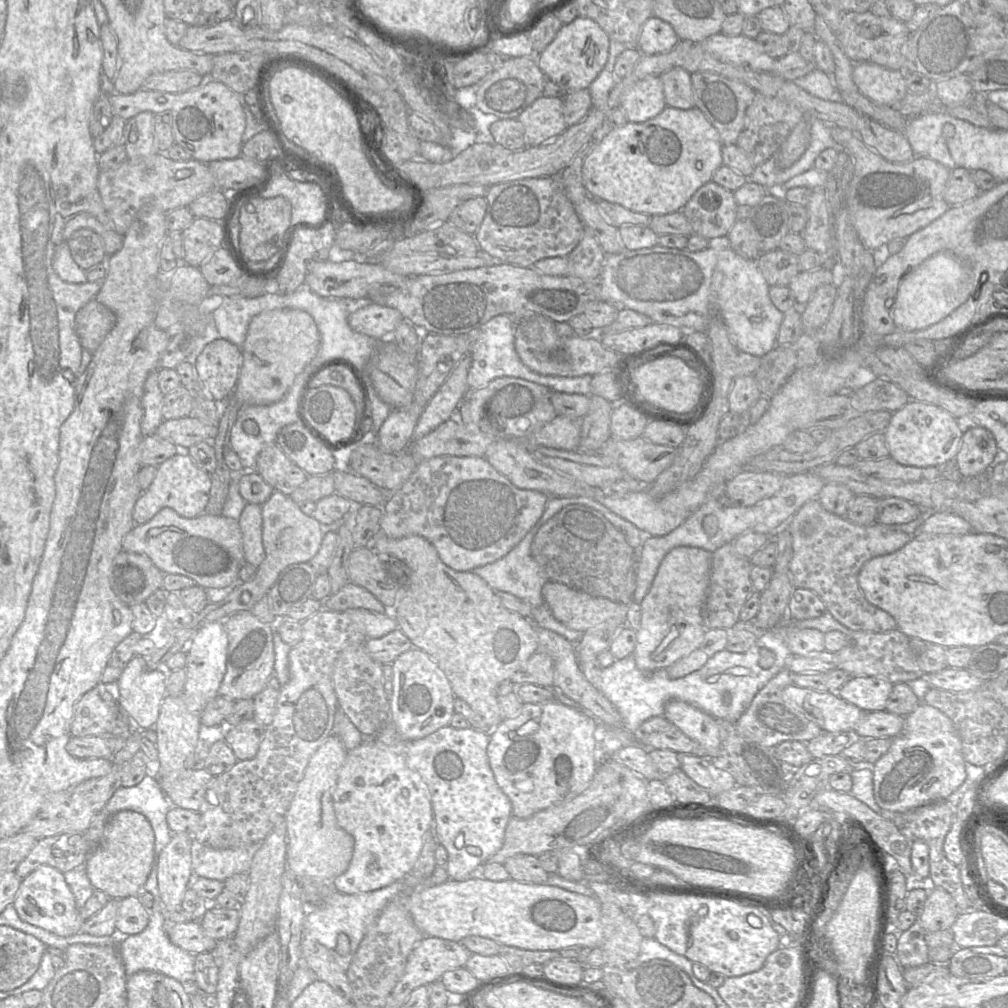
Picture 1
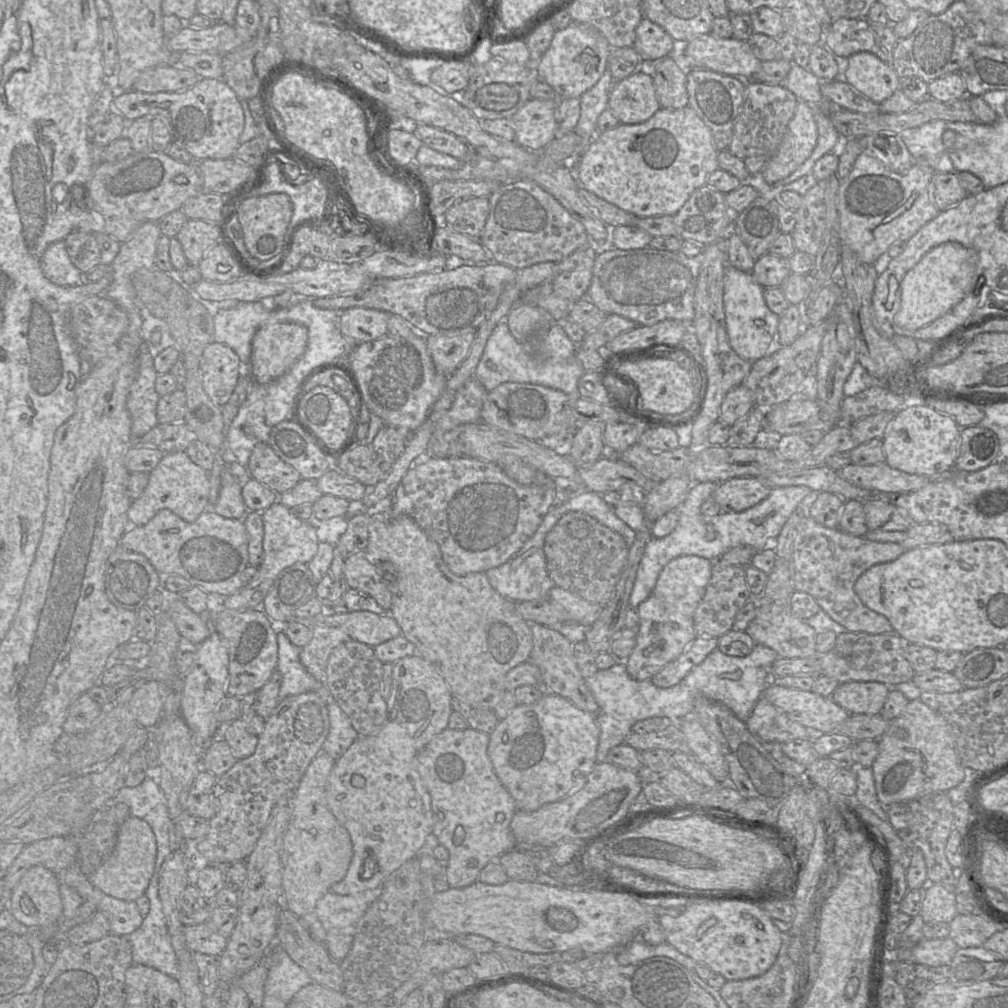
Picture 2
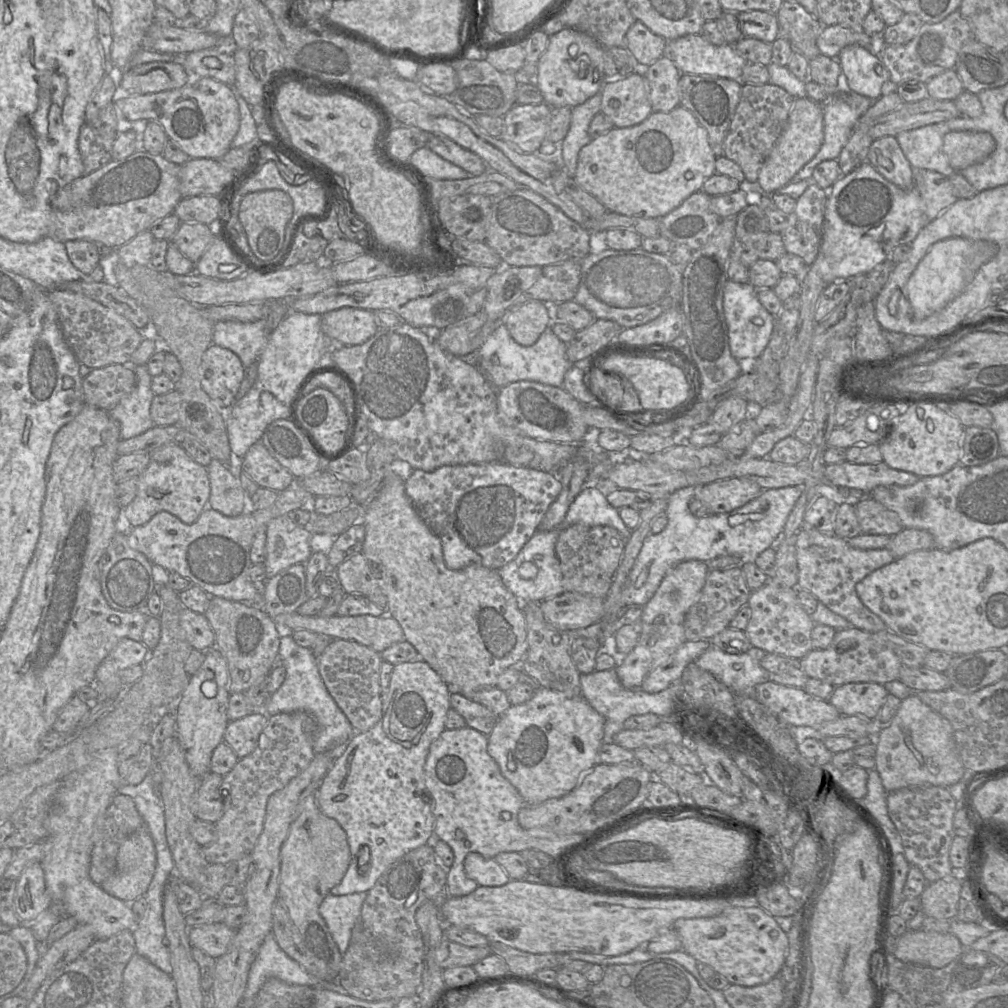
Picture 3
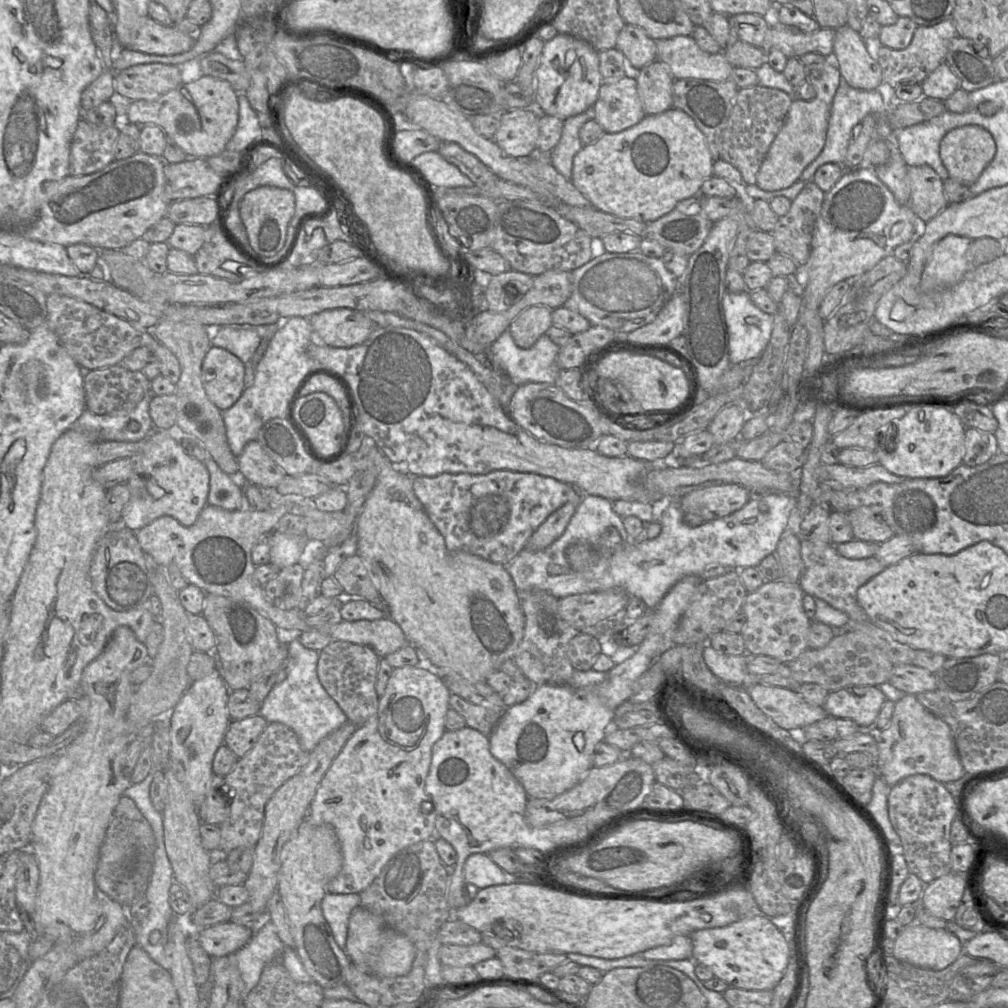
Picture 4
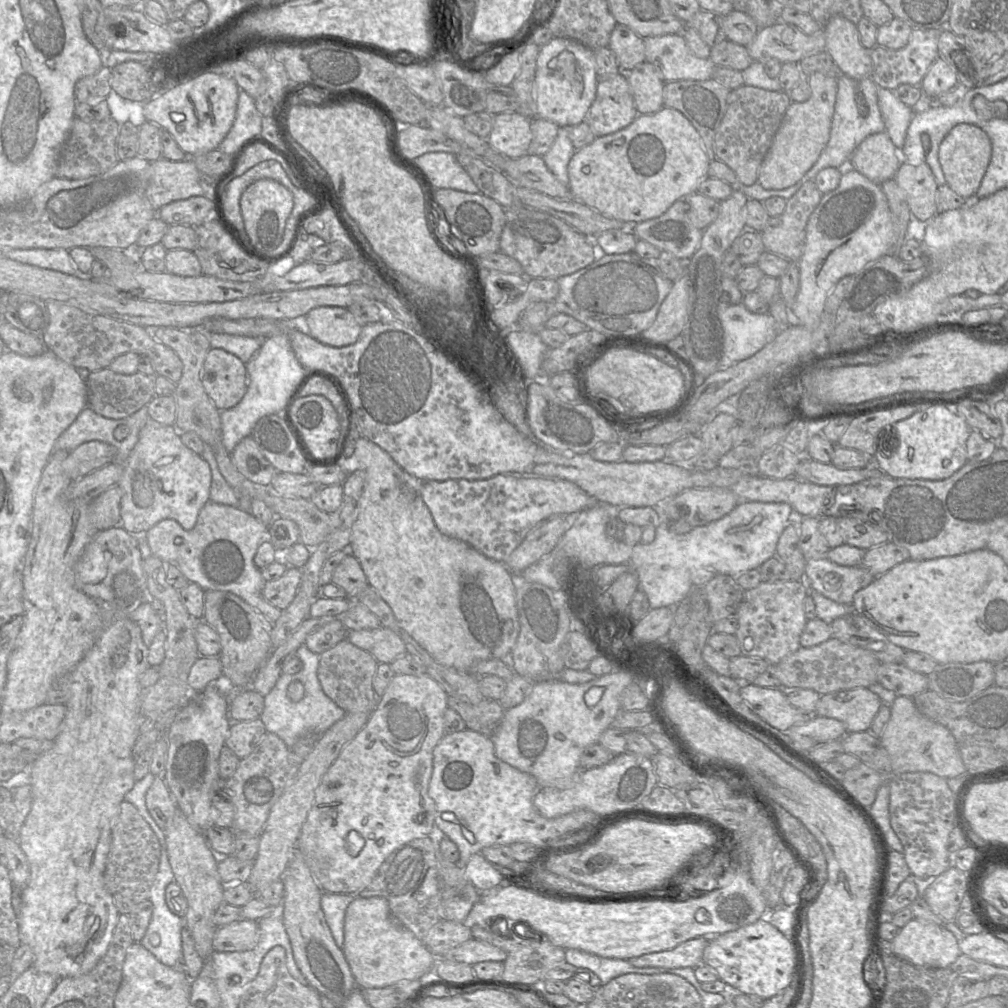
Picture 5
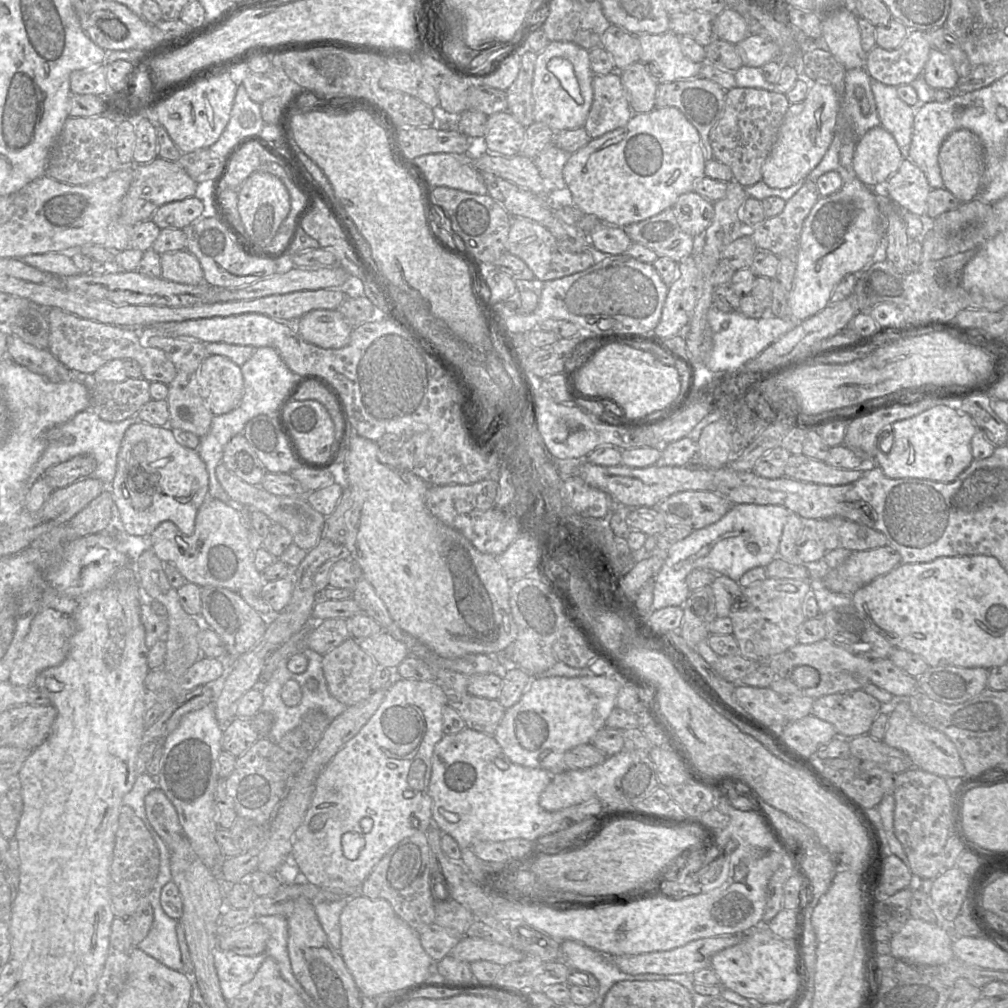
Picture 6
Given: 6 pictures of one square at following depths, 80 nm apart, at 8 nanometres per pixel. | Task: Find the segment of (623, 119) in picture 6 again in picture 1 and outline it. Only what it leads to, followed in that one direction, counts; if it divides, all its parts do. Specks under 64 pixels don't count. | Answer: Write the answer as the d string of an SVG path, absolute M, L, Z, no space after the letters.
M647 76L623 94L619 107L629 122L644 123L658 116L666 106L660 76Z

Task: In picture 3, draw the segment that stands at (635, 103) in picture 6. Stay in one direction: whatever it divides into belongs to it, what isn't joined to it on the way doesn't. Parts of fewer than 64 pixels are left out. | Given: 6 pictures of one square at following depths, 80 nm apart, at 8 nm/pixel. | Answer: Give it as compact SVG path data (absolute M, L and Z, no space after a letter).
M668 55L647 67L645 79L653 111L670 112L681 105L679 79L681 72Z

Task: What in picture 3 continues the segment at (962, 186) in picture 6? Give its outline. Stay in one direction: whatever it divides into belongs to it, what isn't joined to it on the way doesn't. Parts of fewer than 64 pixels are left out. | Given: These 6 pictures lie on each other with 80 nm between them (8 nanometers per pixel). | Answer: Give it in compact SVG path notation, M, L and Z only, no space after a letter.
M951 131L943 140L944 154L956 172L983 162L995 147L995 140L988 132Z

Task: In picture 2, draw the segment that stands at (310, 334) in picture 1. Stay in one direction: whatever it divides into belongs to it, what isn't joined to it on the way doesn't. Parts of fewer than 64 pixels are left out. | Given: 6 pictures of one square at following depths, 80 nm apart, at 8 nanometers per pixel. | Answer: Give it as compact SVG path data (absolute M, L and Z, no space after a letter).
M296 323L262 325L252 339L249 371L253 382L266 385L281 377L303 356L307 343L308 330L303 325Z

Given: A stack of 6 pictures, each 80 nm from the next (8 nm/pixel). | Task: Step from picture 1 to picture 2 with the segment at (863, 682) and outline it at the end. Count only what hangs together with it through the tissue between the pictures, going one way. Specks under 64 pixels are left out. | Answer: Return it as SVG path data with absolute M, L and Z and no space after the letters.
M849 681L841 683L834 691L832 700L850 714L880 714L891 687L869 681Z

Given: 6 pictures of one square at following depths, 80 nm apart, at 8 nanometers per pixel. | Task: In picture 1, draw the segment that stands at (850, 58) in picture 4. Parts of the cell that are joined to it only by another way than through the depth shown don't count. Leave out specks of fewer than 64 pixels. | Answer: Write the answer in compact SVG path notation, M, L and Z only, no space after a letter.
M873 62L854 63L852 78L858 90L875 103L893 106L908 92L905 73Z

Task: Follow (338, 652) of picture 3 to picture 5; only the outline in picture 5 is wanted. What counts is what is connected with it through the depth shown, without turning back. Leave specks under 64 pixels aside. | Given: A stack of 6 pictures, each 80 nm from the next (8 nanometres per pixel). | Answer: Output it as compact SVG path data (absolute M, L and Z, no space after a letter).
M345 638L320 654L317 674L325 694L346 713L372 713L379 699L373 689L377 666L378 662L372 654Z

